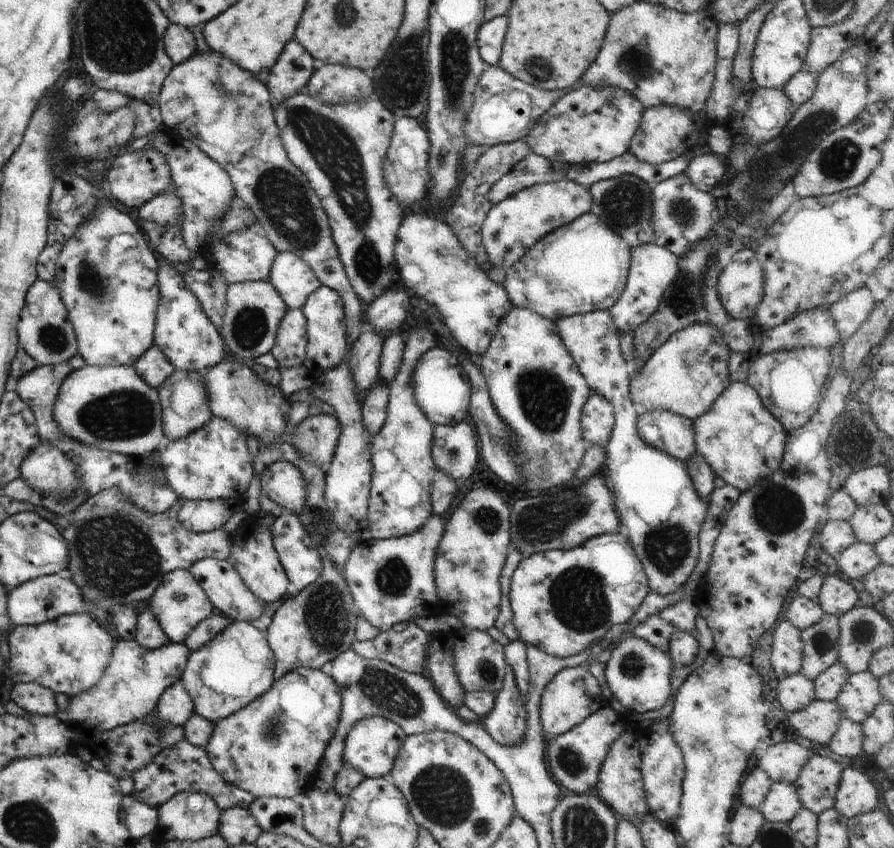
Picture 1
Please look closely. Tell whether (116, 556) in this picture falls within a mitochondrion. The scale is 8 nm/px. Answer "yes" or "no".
yes

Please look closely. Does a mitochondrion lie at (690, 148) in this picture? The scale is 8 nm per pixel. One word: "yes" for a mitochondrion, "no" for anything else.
no

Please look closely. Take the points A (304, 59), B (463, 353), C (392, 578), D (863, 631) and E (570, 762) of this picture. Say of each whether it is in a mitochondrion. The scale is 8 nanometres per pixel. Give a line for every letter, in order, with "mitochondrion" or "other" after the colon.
A: other
B: other
C: mitochondrion
D: mitochondrion
E: mitochondrion

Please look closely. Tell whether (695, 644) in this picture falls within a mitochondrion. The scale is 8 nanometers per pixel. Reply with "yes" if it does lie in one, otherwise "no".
no

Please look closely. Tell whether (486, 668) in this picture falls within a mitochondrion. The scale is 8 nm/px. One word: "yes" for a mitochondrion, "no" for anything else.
yes

